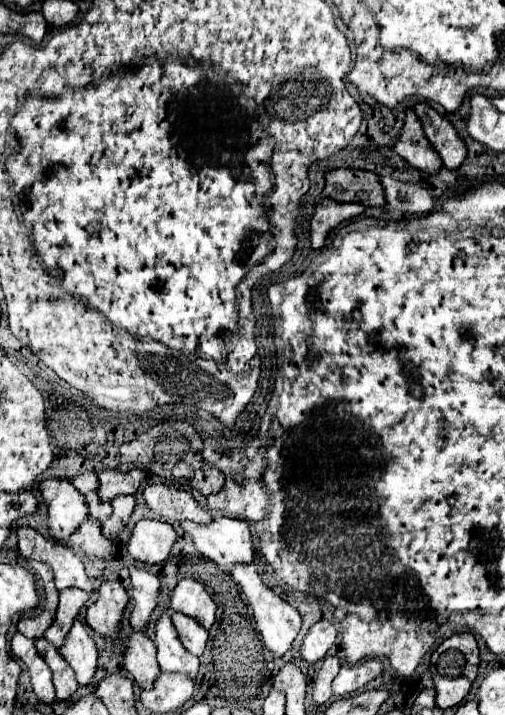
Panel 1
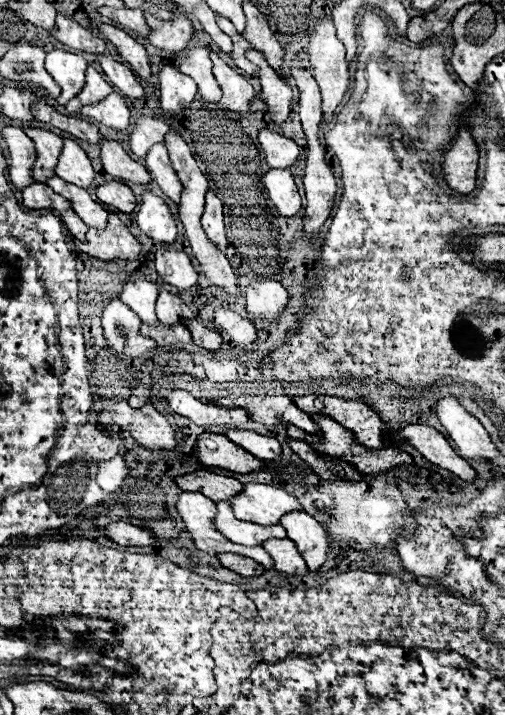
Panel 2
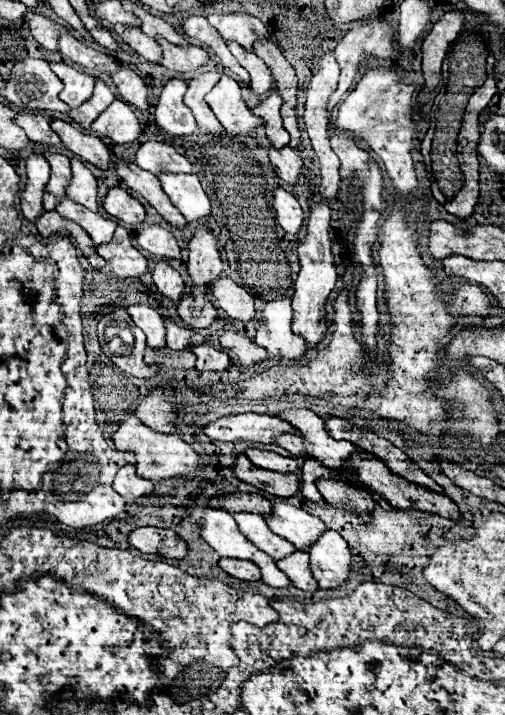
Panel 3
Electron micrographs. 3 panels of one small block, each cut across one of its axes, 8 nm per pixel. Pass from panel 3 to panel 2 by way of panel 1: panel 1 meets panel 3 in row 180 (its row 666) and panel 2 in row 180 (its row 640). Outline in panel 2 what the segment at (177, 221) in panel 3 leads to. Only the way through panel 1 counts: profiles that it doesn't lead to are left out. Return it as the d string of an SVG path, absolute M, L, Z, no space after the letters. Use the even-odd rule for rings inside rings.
M102 140L102 164L104 172L130 180L134 184L150 184L152 174L138 162L134 162L124 148L114 140Z

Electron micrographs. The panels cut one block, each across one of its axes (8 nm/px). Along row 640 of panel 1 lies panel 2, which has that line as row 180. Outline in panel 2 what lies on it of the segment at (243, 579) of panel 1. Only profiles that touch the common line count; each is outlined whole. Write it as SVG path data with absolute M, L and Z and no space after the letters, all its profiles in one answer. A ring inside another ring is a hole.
M270 170L264 176L264 186L268 190L270 200L276 204L280 216L292 218L298 214L302 206L302 198L294 184L294 178L288 170Z

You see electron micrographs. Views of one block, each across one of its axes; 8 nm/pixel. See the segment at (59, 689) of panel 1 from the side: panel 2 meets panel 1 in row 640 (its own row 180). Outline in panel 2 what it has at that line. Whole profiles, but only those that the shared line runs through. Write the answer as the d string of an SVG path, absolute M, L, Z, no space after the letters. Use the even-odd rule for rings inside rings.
M24 128L24 132L34 140L36 146L36 162L34 162L34 180L40 184L48 182L48 176L54 176L54 168L60 158L60 148L64 140L48 130L40 128Z

